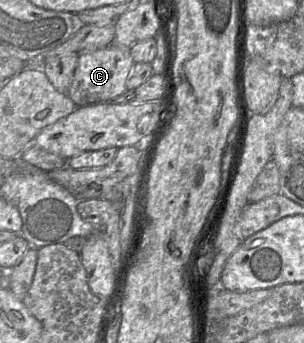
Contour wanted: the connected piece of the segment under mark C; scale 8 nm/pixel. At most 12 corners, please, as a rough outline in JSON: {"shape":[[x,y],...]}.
{"shape":[[129,48],[78,54],[67,92],[77,108],[127,90]]}

